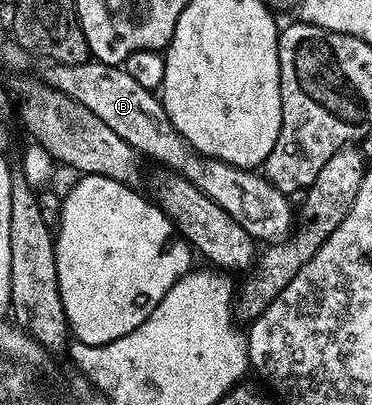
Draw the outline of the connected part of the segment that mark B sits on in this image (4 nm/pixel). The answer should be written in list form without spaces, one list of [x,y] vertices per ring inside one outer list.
[[[41,61],[37,71],[40,82],[48,84],[55,91],[63,92],[68,99],[91,109],[103,125],[108,125],[127,145],[131,145],[142,156],[147,155],[159,163],[163,163],[170,172],[179,174],[191,181],[215,205],[227,209],[249,236],[255,241],[262,239],[262,244],[276,243],[285,238],[295,227],[295,207],[290,203],[286,192],[275,189],[264,174],[247,167],[236,167],[218,159],[208,159],[186,141],[171,125],[171,117],[163,109],[160,98],[154,92],[143,89],[136,83],[124,66],[111,63],[86,61],[84,63],[55,63]]]

